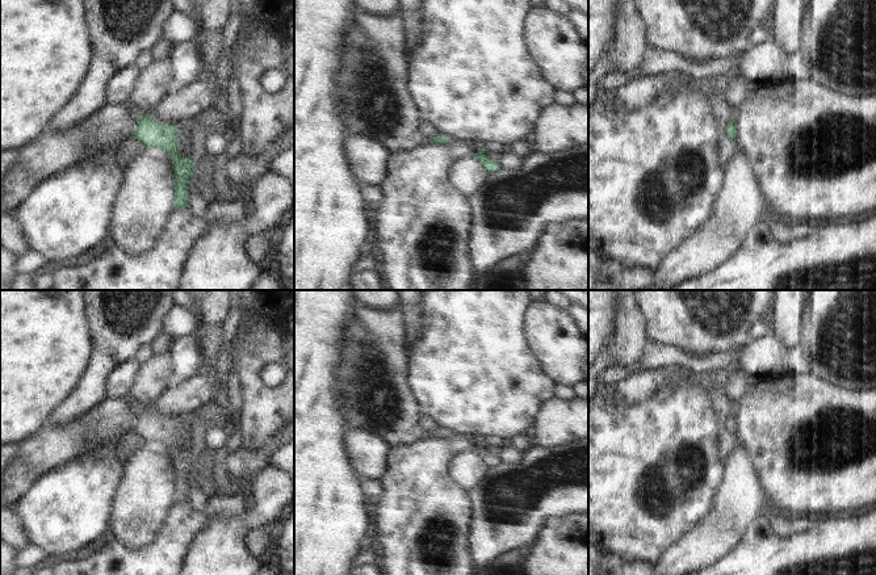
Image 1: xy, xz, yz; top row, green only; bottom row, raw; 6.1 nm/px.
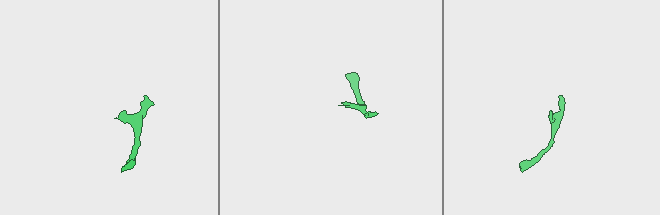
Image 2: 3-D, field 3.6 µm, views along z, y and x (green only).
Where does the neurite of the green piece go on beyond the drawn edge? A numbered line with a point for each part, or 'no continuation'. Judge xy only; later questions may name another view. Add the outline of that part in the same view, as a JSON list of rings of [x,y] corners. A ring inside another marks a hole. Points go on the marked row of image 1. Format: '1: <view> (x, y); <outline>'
1: xy (55, 151); [[[108,102],[72,126],[47,127],[38,139],[16,150],[14,161],[0,179],[0,215],[14,211],[30,193],[54,176],[116,151],[137,127],[137,118]]]

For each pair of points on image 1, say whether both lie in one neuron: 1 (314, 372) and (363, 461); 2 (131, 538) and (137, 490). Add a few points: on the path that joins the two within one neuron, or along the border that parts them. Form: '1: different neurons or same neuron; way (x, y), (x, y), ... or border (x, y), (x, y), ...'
1: different neurons; border (348, 429), (344, 436), (344, 454), (350, 462)
2: same neuron; way (133, 527), (137, 516), (137, 502)

